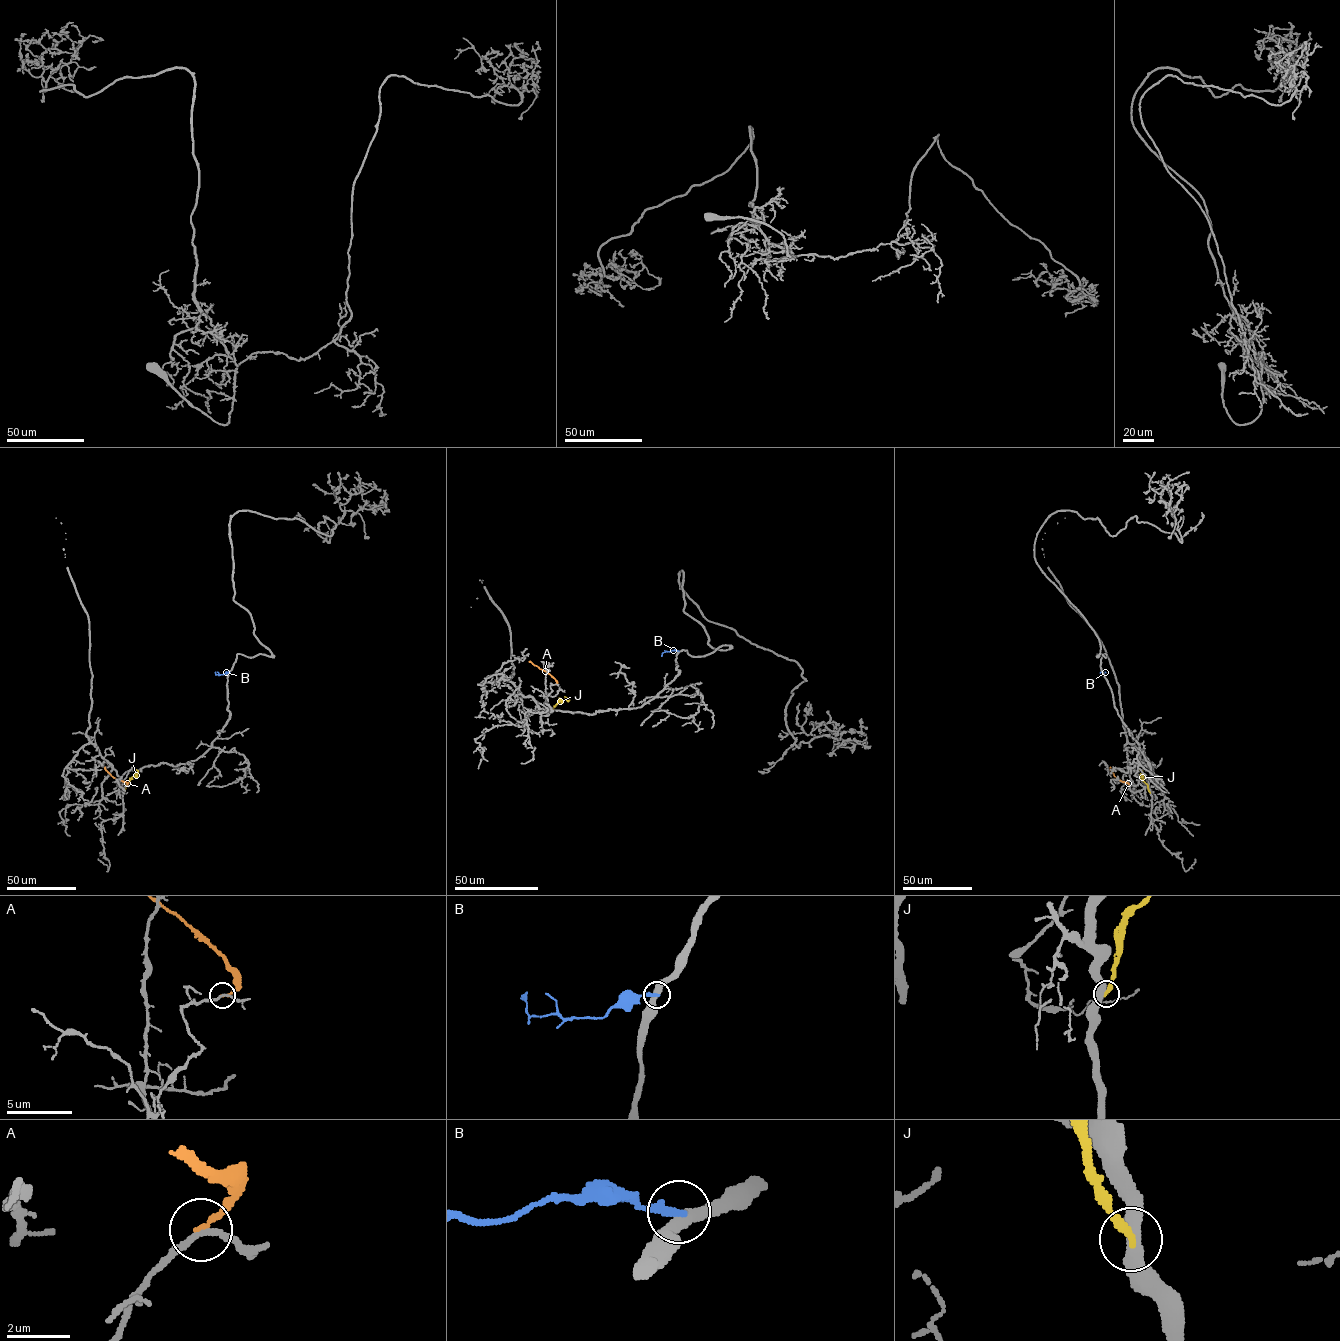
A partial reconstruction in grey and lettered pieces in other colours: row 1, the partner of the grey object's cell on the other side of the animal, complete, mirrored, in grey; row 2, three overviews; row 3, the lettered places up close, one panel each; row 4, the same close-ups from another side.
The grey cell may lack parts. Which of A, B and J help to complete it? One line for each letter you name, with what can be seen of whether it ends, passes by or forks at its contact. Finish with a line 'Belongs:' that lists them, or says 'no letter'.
Belongs: no letter

